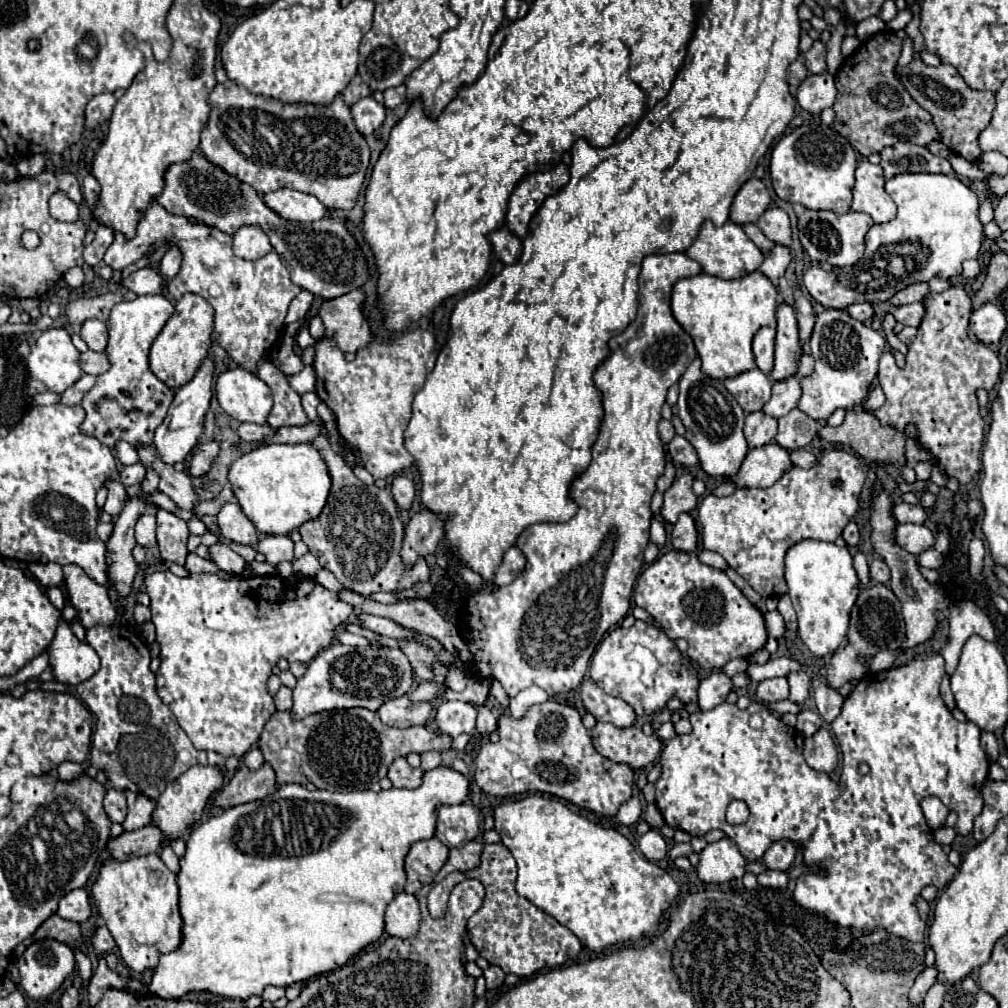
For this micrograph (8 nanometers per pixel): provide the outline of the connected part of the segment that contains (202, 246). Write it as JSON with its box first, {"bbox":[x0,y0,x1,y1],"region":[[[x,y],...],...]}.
{"bbox":[105,203,301,373],"region":[[[153,203],[143,211],[133,239],[127,241],[125,235],[115,231],[115,239],[105,253],[105,263],[113,269],[125,269],[127,265],[145,257],[149,251],[169,243],[181,249],[183,261],[181,271],[171,281],[171,289],[167,291],[167,295],[171,295],[175,301],[181,299],[185,293],[195,293],[203,297],[215,311],[213,339],[243,369],[257,373],[257,361],[271,355],[285,325],[287,307],[301,291],[289,279],[289,271],[281,263],[279,255],[271,251],[257,261],[245,261],[233,253],[233,239],[229,235],[203,223],[191,223],[187,221],[187,217],[171,215],[159,203]]]}

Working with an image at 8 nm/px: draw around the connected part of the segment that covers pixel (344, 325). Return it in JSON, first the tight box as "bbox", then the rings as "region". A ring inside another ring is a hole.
{"bbox":[319,289,371,353],"region":[[[357,289],[337,299],[325,299],[319,307],[319,317],[325,325],[323,339],[335,341],[343,353],[357,351],[371,343],[371,331],[361,313],[361,303],[363,293]]]}

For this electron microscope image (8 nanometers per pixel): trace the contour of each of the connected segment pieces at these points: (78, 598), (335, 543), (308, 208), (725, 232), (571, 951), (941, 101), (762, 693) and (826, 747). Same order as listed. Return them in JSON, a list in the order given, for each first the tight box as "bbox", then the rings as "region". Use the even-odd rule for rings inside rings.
[{"bbox":[63,563,119,629],"region":[[[75,563],[63,565],[65,587],[71,605],[79,611],[79,621],[85,629],[95,625],[113,625],[119,621],[117,609],[109,599],[109,589],[95,583]]]},{"bbox":[299,435,429,595],"region":[[[319,435],[313,441],[313,447],[321,451],[327,463],[331,491],[321,515],[309,523],[303,523],[299,533],[321,567],[329,569],[345,587],[361,595],[375,591],[401,591],[417,581],[427,581],[429,567],[425,559],[419,559],[411,569],[401,565],[399,549],[405,529],[397,515],[397,505],[391,493],[387,489],[361,483],[345,465],[345,461],[333,453],[325,435]]]},{"bbox":[263,187,327,221],"region":[[[287,187],[271,191],[263,199],[277,215],[289,221],[319,221],[327,213],[317,197]]]},{"bbox":[685,221,763,279],"region":[[[705,221],[697,239],[685,253],[691,259],[695,259],[703,267],[705,273],[721,277],[721,279],[741,279],[747,273],[757,271],[759,265],[763,263],[763,253],[759,251],[759,247],[745,235],[741,225],[735,225],[731,221],[727,221],[721,227],[713,225],[711,221]]]},{"bbox":[467,843,583,977],"region":[[[503,843],[483,847],[481,865],[475,869],[475,877],[485,887],[485,899],[479,911],[469,919],[467,931],[471,943],[477,947],[481,957],[485,957],[489,963],[499,965],[505,973],[515,973],[517,977],[531,977],[543,967],[563,965],[579,955],[583,945],[567,927],[537,909],[525,897],[517,895],[517,865]]]},{"bbox":[895,59,995,163],"region":[[[913,59],[905,67],[895,67],[895,75],[903,83],[903,87],[909,91],[909,95],[931,113],[933,123],[939,129],[941,141],[959,157],[967,159],[969,163],[977,161],[981,155],[981,149],[977,145],[979,133],[989,125],[991,113],[995,109],[995,93],[991,91],[975,91],[967,87],[967,83],[961,79],[957,69],[953,65],[939,65],[929,67],[921,59]]]},{"bbox":[755,677,789,701],"region":[[[775,677],[775,679],[765,679],[757,685],[755,691],[759,701],[783,701],[789,697],[789,685],[785,677]]]},{"bbox":[803,727,839,773],"region":[[[821,727],[815,735],[805,739],[803,757],[805,757],[807,765],[815,771],[831,773],[837,767],[839,753],[837,753],[837,745],[827,727]]]}]

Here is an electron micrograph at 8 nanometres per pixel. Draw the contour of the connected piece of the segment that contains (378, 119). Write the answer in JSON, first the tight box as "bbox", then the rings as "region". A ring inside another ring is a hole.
{"bbox":[351,97,385,137],"region":[[[365,97],[365,99],[357,101],[351,107],[351,113],[353,113],[359,133],[363,133],[365,137],[371,135],[385,121],[385,107],[381,103],[377,103],[373,97]]]}

